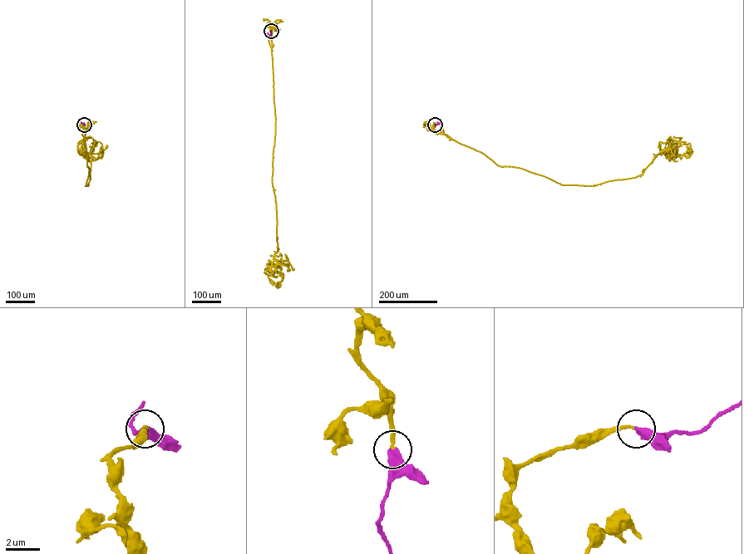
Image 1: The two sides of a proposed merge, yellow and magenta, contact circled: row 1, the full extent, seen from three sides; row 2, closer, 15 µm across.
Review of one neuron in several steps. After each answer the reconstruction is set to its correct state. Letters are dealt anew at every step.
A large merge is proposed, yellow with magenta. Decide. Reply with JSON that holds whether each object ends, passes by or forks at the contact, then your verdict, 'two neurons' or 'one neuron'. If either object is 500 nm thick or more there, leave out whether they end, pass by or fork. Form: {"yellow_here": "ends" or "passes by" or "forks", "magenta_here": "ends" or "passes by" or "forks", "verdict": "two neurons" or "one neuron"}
{"verdict": "one neuron"}

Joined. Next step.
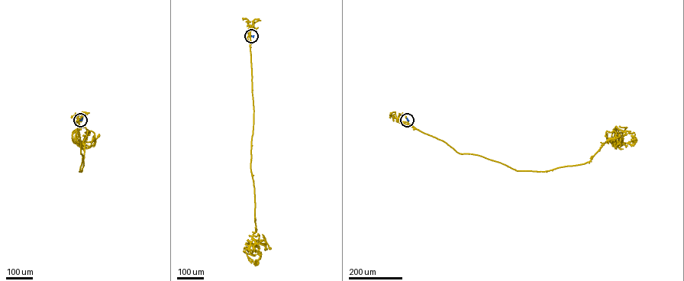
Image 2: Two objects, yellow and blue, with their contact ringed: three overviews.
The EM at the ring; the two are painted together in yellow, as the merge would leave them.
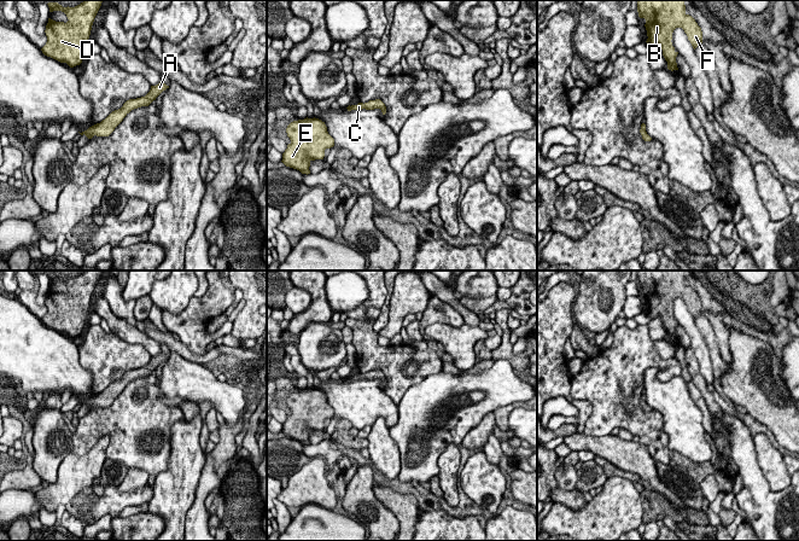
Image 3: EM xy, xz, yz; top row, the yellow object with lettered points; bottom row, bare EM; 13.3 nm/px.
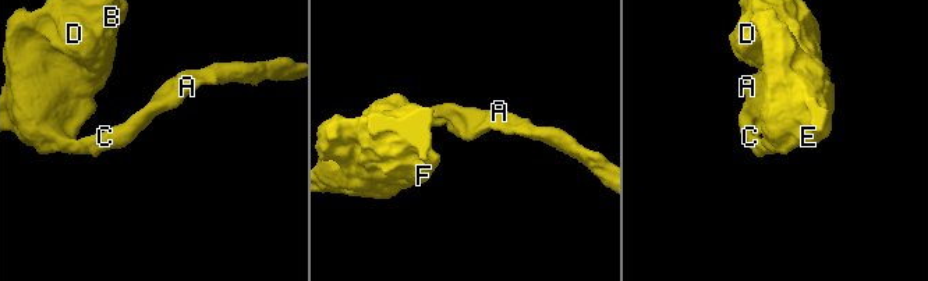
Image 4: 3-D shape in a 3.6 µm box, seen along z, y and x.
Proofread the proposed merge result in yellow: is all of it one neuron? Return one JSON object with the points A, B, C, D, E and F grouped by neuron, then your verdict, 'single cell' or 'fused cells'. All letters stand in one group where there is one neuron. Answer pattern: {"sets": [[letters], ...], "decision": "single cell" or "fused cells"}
{"sets": [["A", "B", "C", "D", "E", "F"]], "decision": "single cell"}

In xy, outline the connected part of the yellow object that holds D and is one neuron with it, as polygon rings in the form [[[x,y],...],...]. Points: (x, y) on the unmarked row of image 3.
[[[84,270],[75,278],[63,278],[58,273],[48,273],[49,283],[62,281],[68,292],[56,292],[48,289],[46,296],[47,313],[41,319],[42,324],[70,338],[80,336],[89,326],[88,309],[94,289],[103,270]]]

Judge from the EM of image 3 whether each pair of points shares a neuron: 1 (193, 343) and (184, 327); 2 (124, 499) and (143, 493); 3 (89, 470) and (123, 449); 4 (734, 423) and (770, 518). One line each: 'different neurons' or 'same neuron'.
1: same neuron
2: same neuron
3: different neurons
4: same neuron

